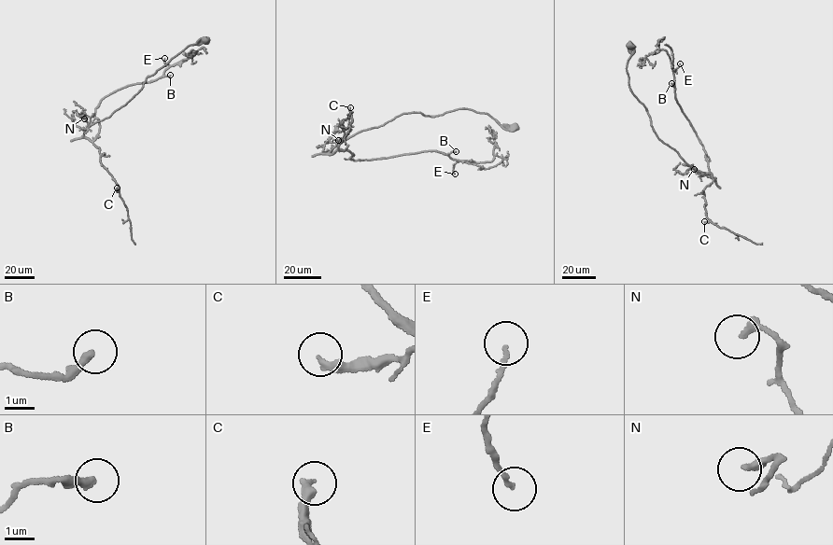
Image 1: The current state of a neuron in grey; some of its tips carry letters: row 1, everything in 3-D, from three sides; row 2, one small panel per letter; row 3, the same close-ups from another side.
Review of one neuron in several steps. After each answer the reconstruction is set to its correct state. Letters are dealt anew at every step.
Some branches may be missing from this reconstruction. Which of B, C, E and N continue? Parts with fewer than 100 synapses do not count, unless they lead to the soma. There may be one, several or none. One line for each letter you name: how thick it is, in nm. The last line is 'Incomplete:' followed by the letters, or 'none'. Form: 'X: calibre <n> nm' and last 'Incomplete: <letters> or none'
Incomplete: none

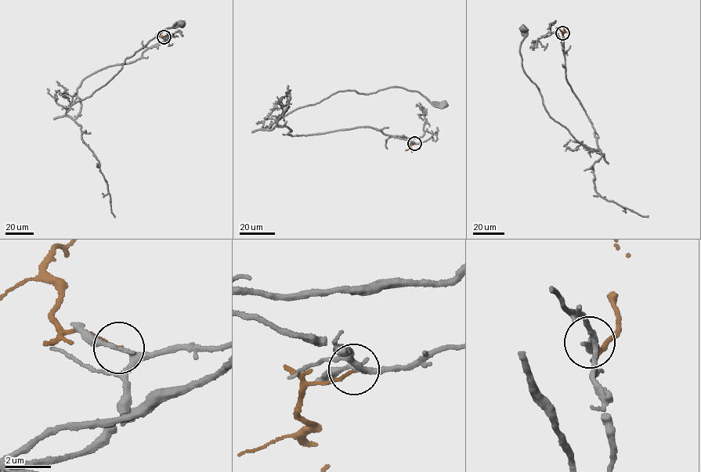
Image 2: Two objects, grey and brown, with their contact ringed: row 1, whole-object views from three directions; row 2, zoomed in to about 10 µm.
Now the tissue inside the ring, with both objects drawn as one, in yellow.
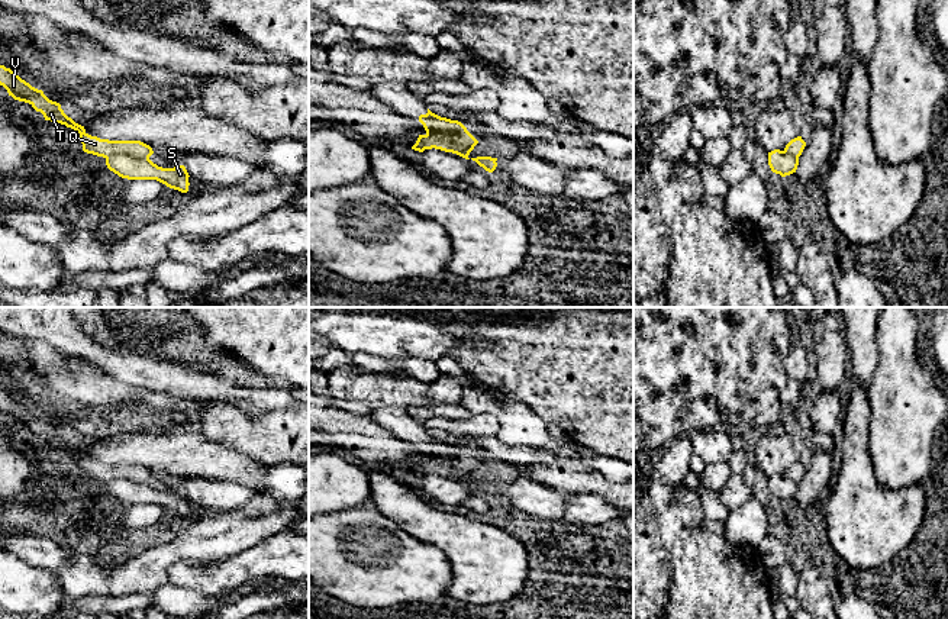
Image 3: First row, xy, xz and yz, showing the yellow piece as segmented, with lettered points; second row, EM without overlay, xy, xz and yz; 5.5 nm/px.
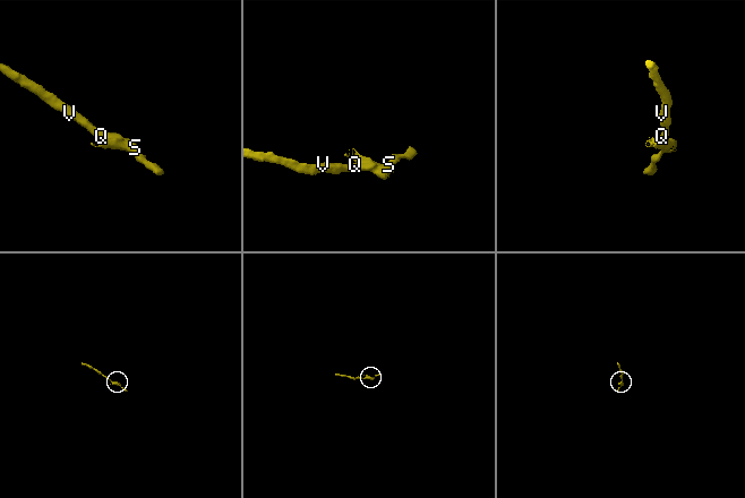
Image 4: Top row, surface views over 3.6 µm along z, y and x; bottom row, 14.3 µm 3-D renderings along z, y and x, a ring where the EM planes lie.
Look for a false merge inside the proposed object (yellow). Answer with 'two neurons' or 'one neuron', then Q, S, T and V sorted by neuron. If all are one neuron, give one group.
two neurons; Q T V / S

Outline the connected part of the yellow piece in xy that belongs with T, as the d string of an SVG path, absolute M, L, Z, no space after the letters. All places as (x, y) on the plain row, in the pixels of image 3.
M0 390L0 410L3 410L14 425L29 428L36 436L41 436L45 445L61 448L77 455L83 475L87 478L103 483L117 478L149 483L154 478L152 473L141 465L109 465L88 460L84 451L75 448L64 438L59 428L49 425L42 415L32 412L4 390Z

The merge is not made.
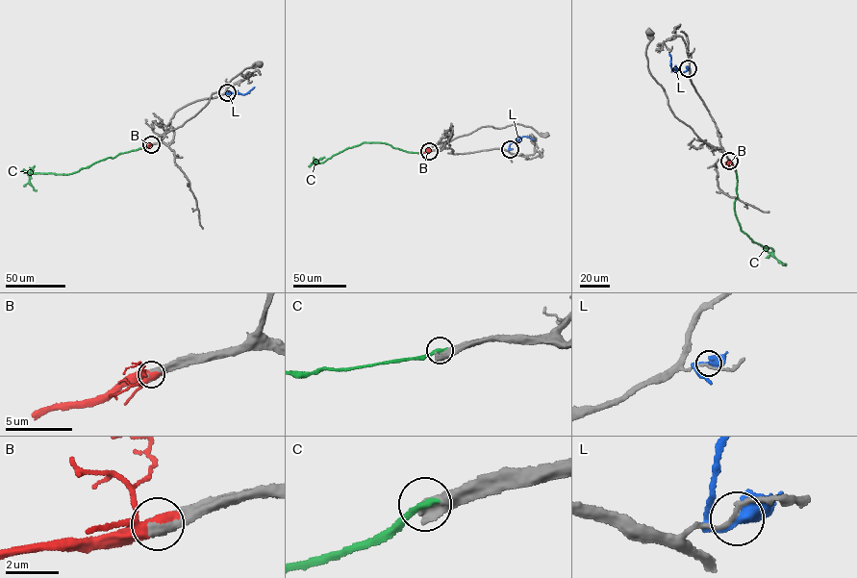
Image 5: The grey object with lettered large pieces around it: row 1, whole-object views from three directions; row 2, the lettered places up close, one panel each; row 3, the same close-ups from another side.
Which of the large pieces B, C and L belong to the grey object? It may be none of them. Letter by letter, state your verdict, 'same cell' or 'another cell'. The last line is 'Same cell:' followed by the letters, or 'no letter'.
B: same cell
C: another cell
L: another cell
Same cell: B

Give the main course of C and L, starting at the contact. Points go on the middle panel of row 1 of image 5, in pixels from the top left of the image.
C: (429, 151), (413, 153), (385, 143), (364, 142), (346, 148), (323, 162), (315, 162), (318, 163)
L: (510, 149), (510, 144), (524, 136), (535, 139)

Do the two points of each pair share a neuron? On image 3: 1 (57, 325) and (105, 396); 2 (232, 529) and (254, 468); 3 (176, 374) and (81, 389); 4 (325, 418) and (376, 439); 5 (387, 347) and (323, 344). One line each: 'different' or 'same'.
1: different
2: different
3: different
4: same
5: different

